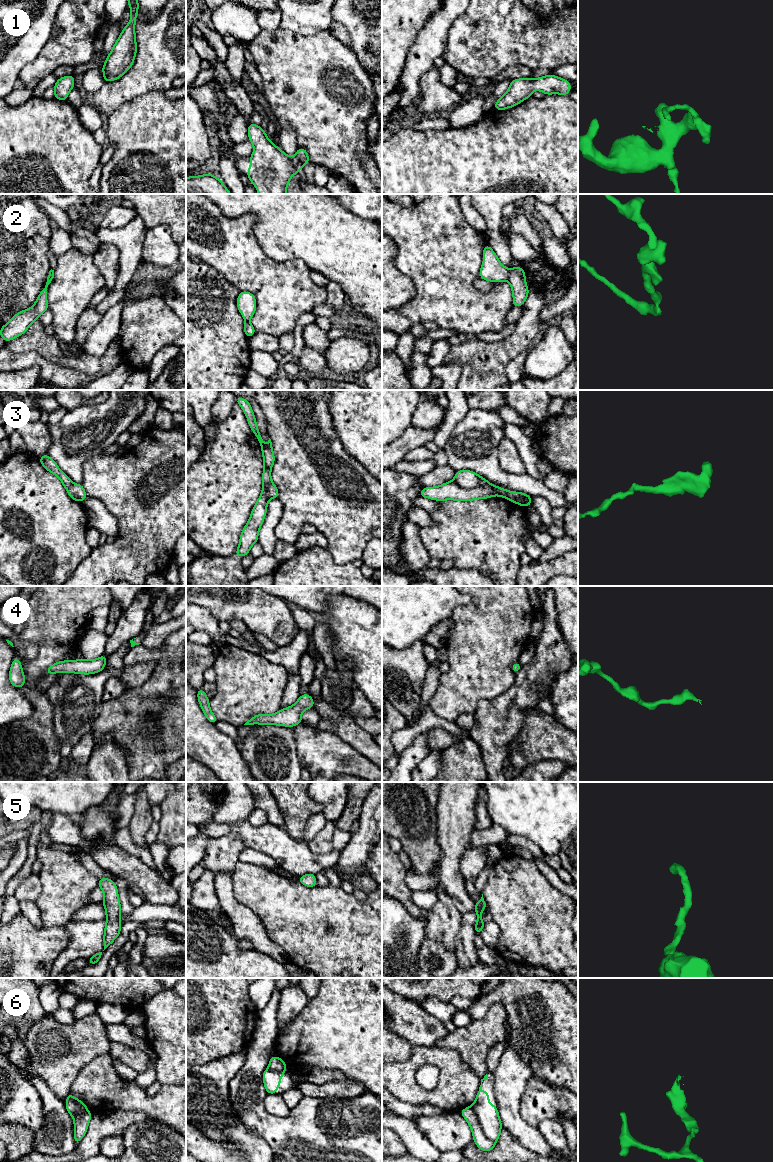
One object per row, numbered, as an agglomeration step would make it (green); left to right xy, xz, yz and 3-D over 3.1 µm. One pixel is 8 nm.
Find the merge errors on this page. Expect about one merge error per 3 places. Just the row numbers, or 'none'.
2, 3, 6

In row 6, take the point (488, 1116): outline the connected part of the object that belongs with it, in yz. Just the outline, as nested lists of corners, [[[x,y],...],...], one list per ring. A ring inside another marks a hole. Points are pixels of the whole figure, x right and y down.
[[[487,1074],[481,1079],[475,1102],[471,1105],[485,1136],[496,1142],[501,1134],[502,1123],[497,1111],[497,1105],[489,1104],[489,1093],[482,1090],[482,1082],[487,1080]]]

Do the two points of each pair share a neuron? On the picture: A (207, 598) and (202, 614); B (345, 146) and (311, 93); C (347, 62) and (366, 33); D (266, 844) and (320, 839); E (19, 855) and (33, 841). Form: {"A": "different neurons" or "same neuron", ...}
{"A": "different neurons", "B": "same neuron", "C": "different neurons", "D": "different neurons", "E": "different neurons"}

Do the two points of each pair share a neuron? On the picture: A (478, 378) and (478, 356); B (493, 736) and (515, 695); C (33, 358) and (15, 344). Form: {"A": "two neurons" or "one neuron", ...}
{"A": "one neuron", "B": "one neuron", "C": "two neurons"}

